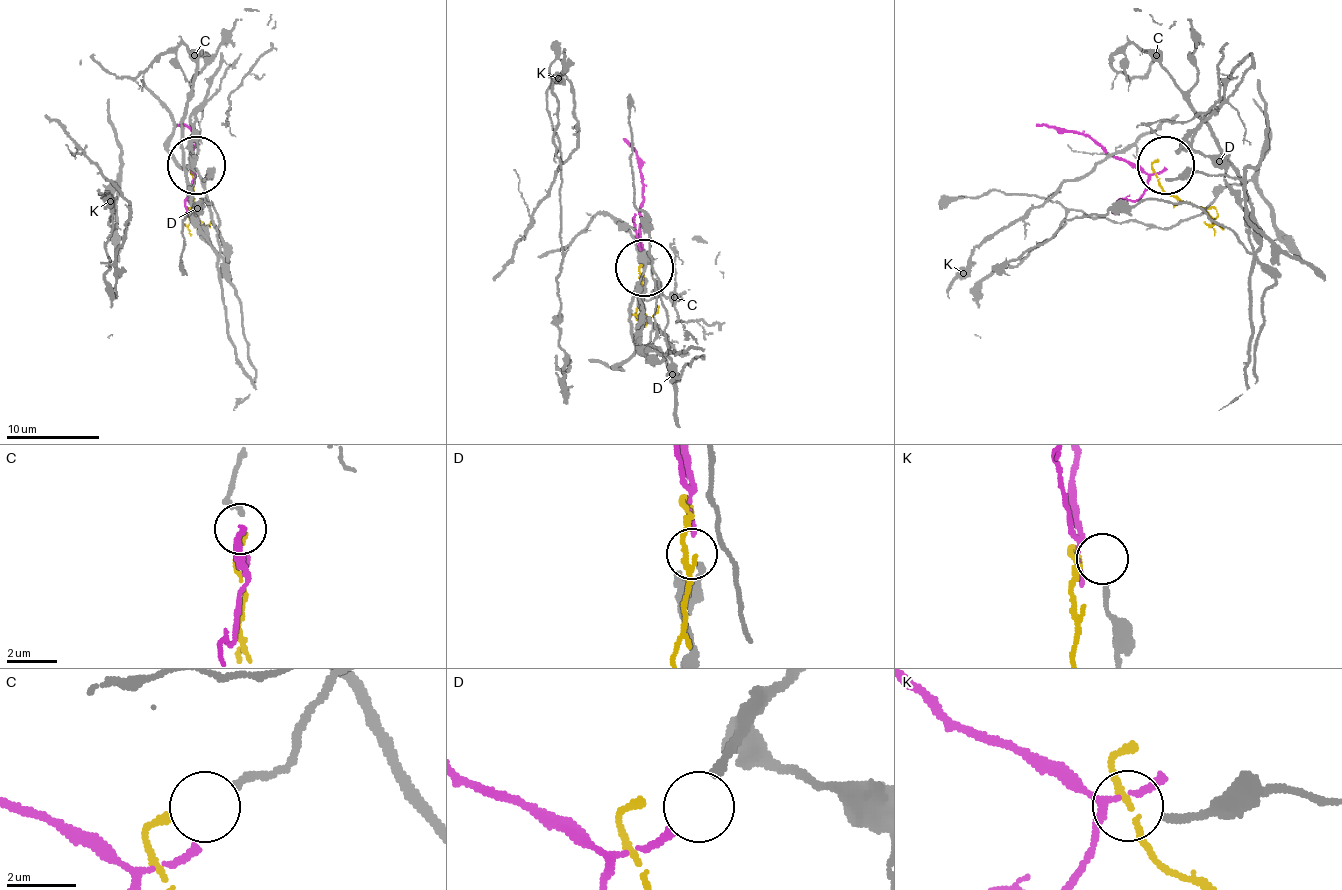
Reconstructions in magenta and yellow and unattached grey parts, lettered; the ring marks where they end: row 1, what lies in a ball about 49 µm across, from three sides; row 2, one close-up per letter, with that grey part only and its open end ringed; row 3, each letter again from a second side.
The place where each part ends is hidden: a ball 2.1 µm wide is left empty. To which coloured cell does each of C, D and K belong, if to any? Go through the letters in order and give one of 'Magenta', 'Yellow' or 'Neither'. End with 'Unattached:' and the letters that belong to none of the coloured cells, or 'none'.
C: Yellow
D: Magenta
K: Neither
Unattached: K

